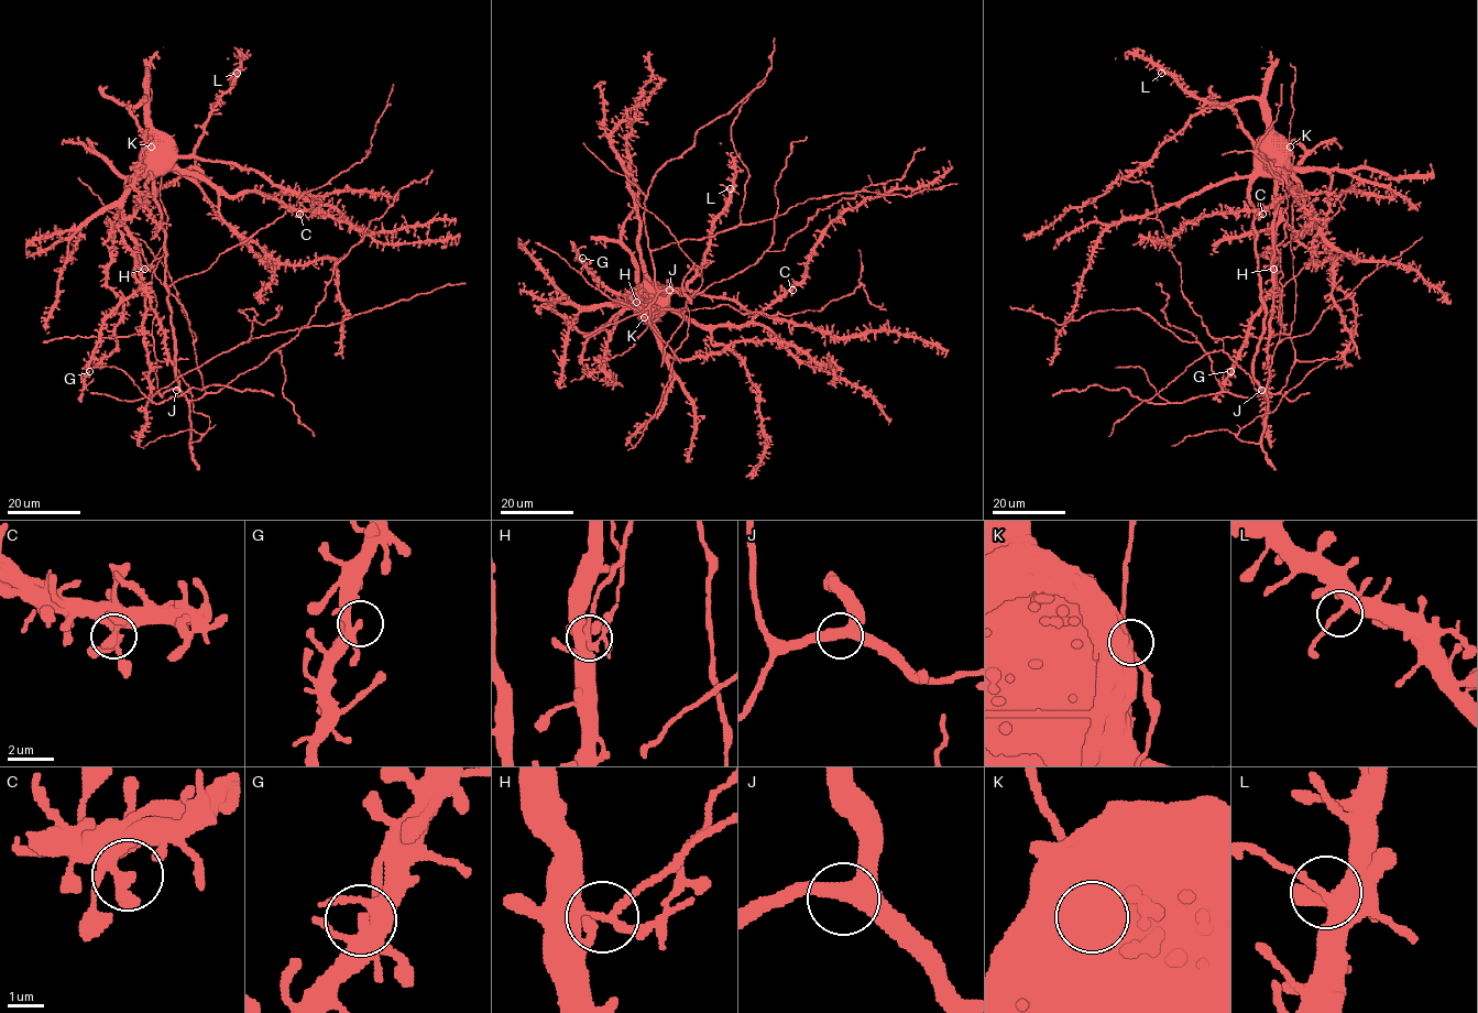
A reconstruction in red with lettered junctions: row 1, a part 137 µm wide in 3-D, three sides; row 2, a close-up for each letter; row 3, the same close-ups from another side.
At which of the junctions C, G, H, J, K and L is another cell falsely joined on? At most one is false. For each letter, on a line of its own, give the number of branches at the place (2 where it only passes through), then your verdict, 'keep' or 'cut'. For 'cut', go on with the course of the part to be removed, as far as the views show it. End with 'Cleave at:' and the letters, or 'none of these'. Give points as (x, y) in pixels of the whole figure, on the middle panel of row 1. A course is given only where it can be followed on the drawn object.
C: 3 branches meet; keep
G: 3 branches meet; keep
H: 3 branches meet; cut; foreign part runs (636, 301), (657, 306)
J: 3 branches meet; keep
K: 2 branches meet; keep
L: 3 branches meet; keep
Cleave at: H

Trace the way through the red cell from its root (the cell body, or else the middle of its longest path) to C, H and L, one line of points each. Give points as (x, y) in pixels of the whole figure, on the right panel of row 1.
C: (1266, 144), (1256, 151), (1256, 156), (1272, 158), (1298, 183), (1298, 195), (1292, 193), (1281, 197), (1262, 214)
H: (1266, 144), (1276, 203), (1273, 269)
L: (1266, 144), (1256, 145), (1261, 155), (1240, 119), (1229, 108), (1193, 98), (1171, 76), (1161, 73)

